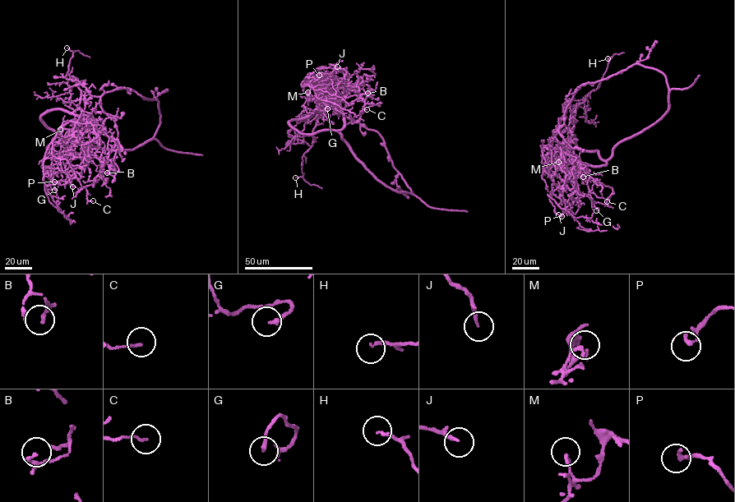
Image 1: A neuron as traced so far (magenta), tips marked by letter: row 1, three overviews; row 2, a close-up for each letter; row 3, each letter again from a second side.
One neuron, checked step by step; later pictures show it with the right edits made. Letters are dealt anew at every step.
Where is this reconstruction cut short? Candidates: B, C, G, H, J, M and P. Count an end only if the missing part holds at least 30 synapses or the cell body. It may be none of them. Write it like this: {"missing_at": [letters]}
{"missing_at": []}

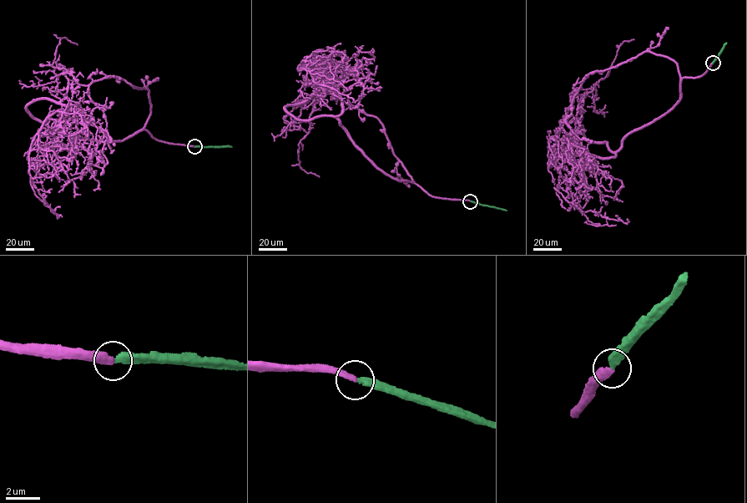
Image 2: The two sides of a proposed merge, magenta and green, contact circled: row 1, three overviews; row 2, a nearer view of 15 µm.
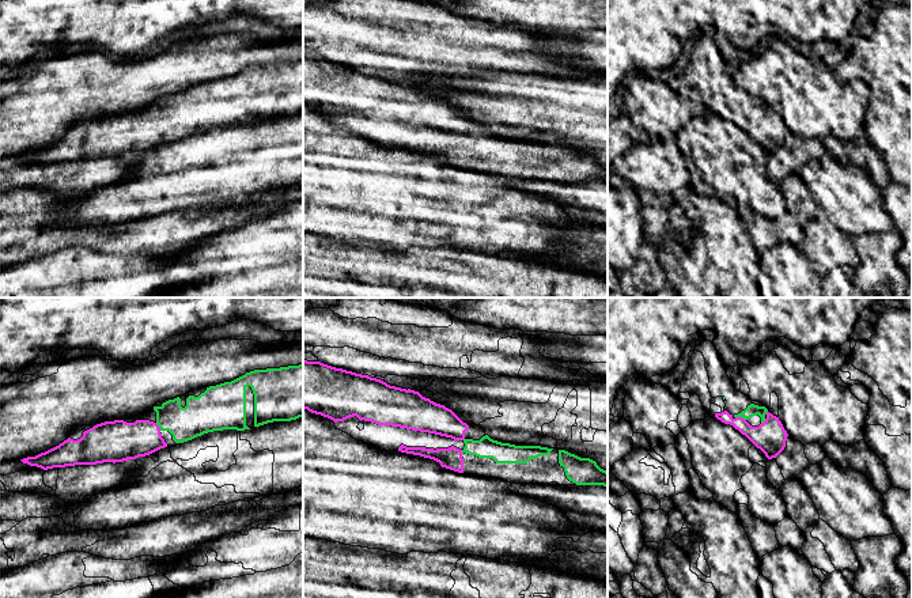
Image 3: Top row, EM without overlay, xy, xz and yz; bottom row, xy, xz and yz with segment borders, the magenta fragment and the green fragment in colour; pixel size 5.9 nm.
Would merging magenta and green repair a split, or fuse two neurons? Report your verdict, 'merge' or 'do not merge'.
merge

